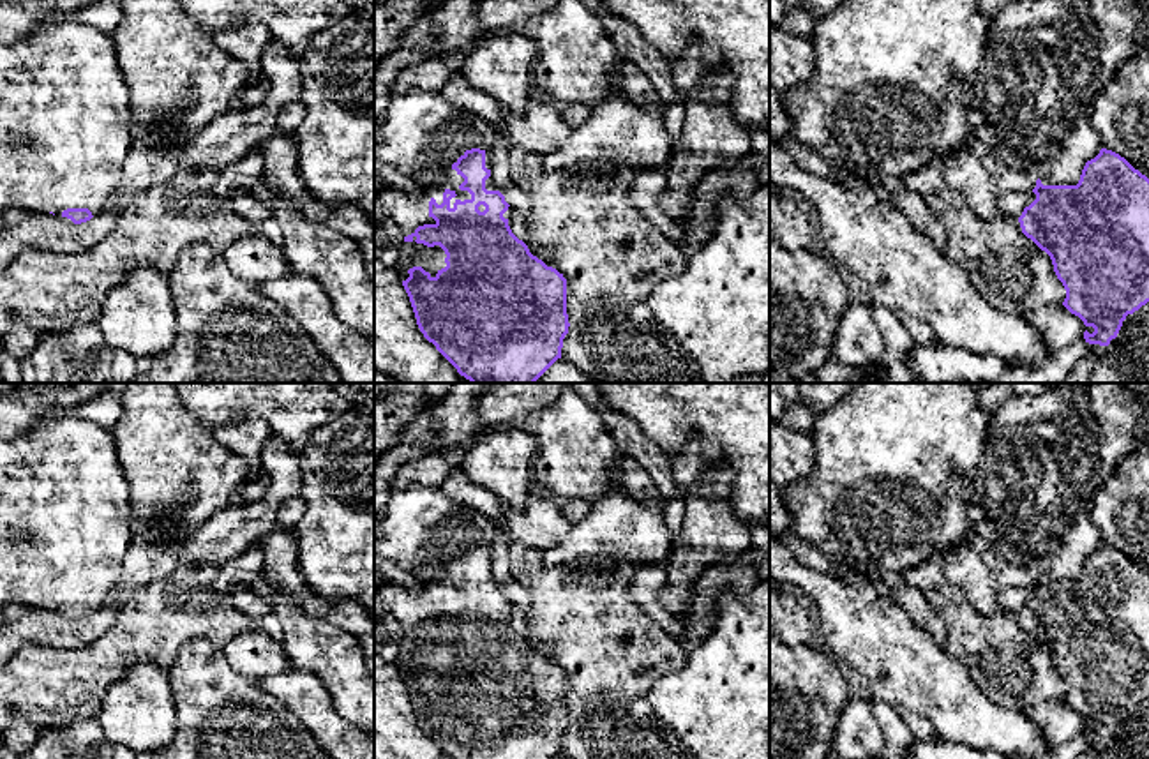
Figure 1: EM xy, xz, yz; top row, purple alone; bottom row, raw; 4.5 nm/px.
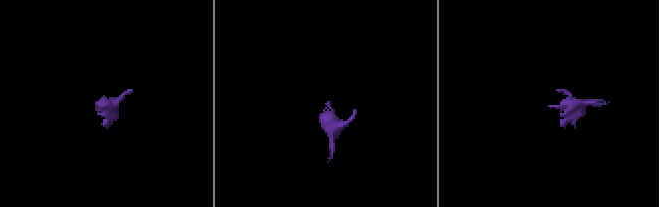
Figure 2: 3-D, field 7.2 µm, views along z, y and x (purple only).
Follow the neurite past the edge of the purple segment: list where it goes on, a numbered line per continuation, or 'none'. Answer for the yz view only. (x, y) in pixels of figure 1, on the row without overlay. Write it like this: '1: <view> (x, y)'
1: yz (1096, 745)

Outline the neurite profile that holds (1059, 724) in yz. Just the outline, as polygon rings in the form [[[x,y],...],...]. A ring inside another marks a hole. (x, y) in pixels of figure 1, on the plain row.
[[[1063,699],[1041,701],[1024,713],[1043,733],[1050,752],[1082,734],[1085,727],[1084,717]]]

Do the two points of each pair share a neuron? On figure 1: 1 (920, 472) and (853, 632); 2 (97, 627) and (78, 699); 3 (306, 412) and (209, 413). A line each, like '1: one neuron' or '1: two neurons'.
1: two neurons
2: two neurons
3: one neuron

